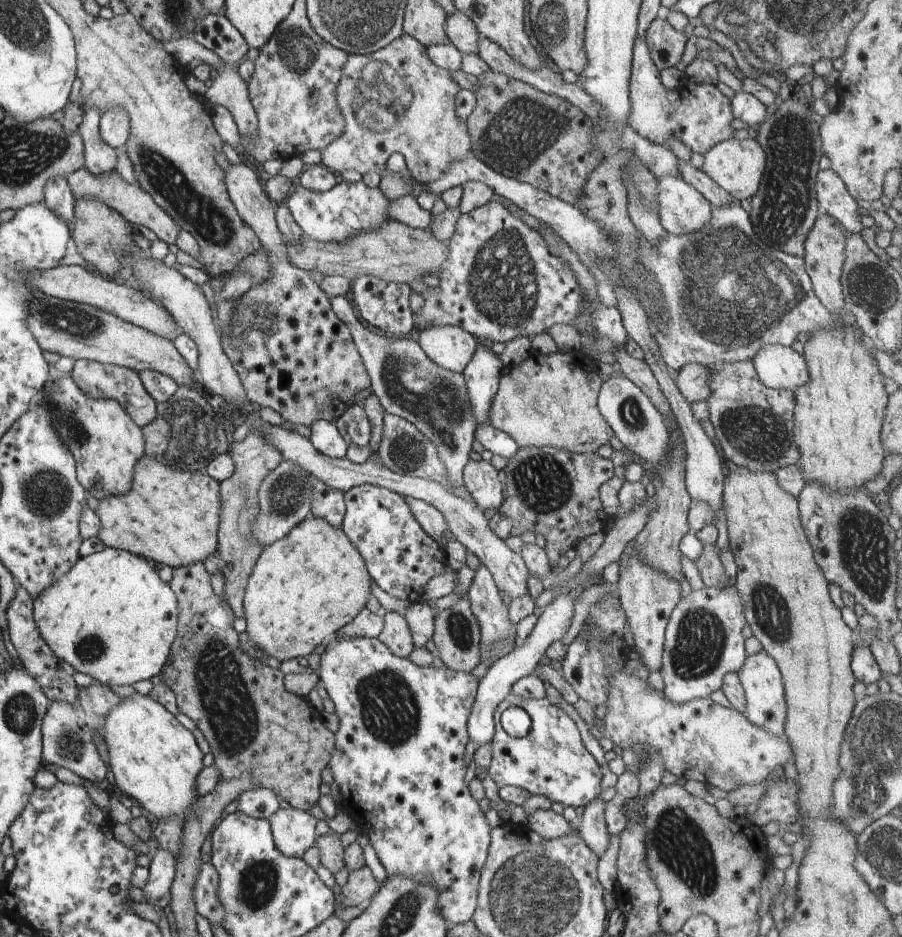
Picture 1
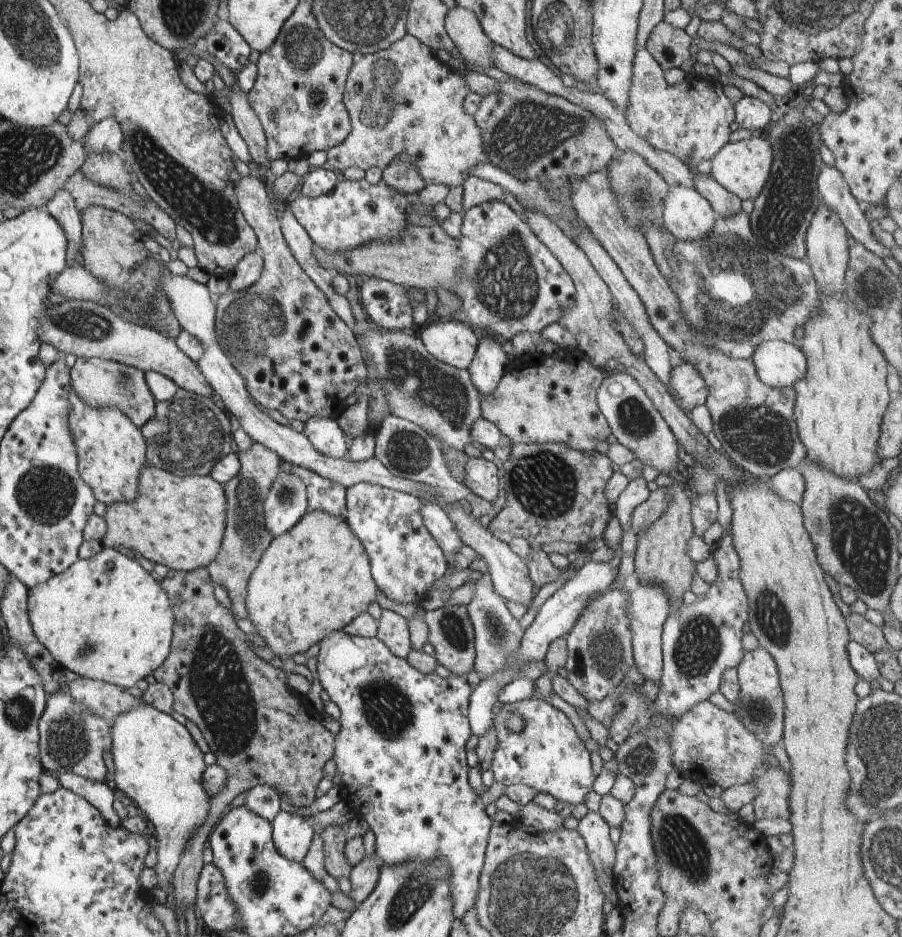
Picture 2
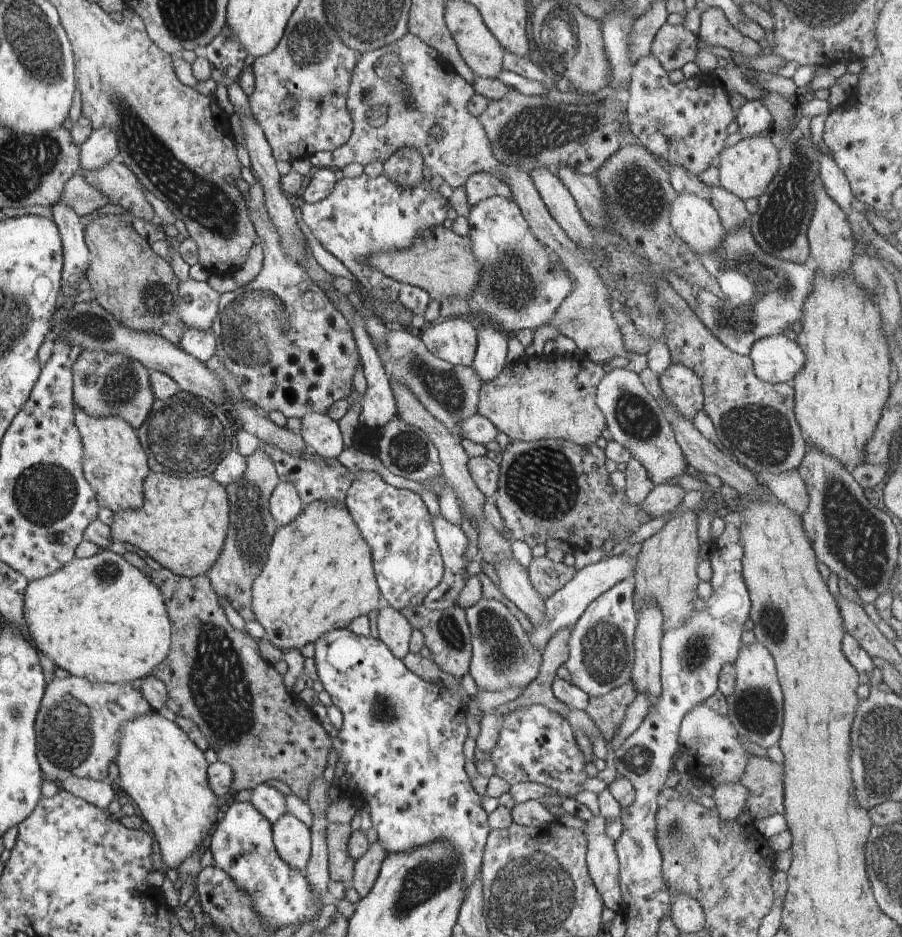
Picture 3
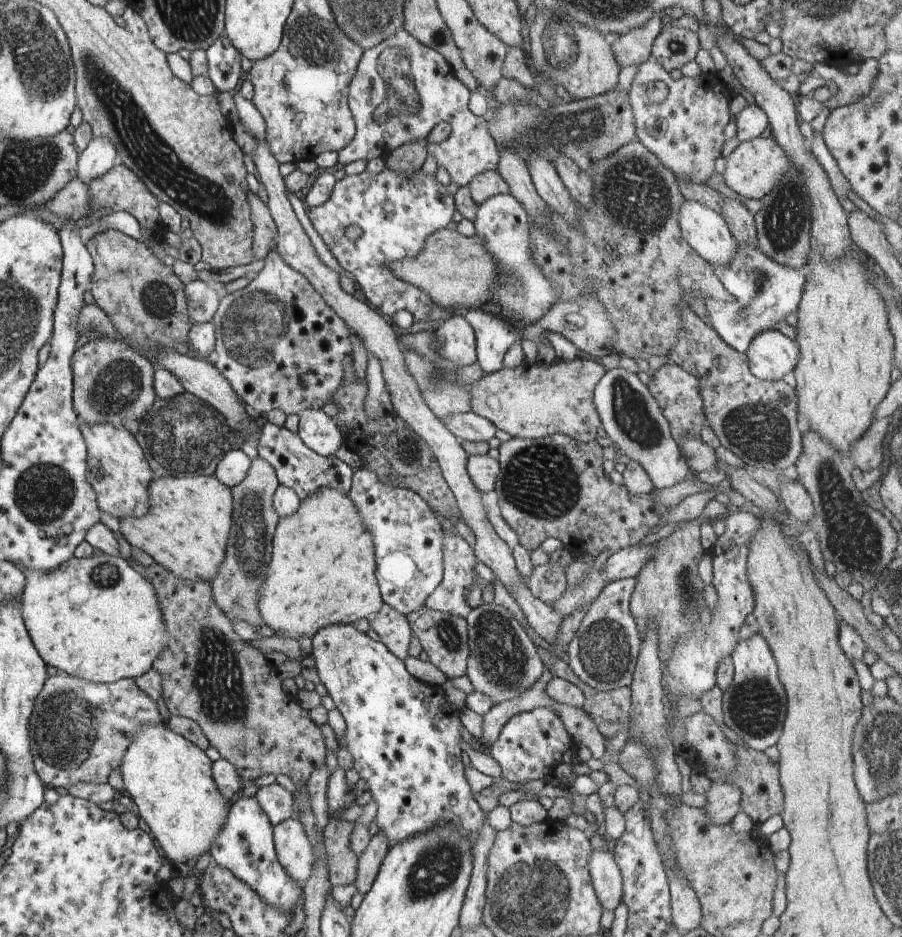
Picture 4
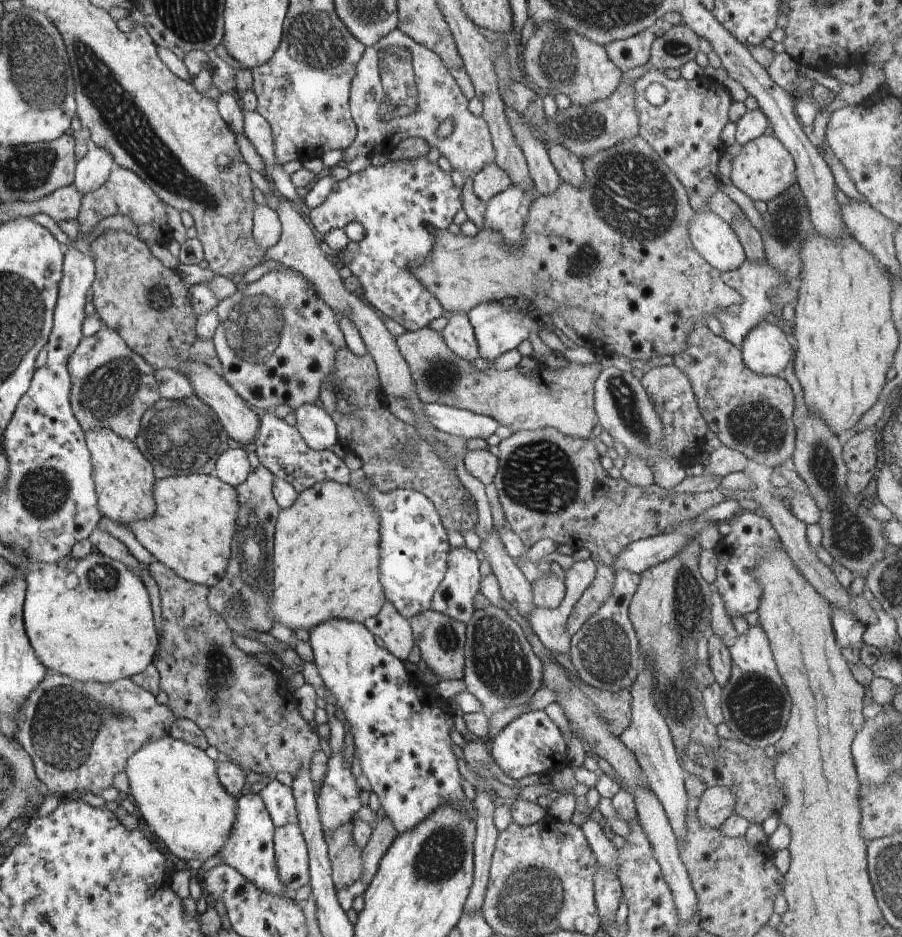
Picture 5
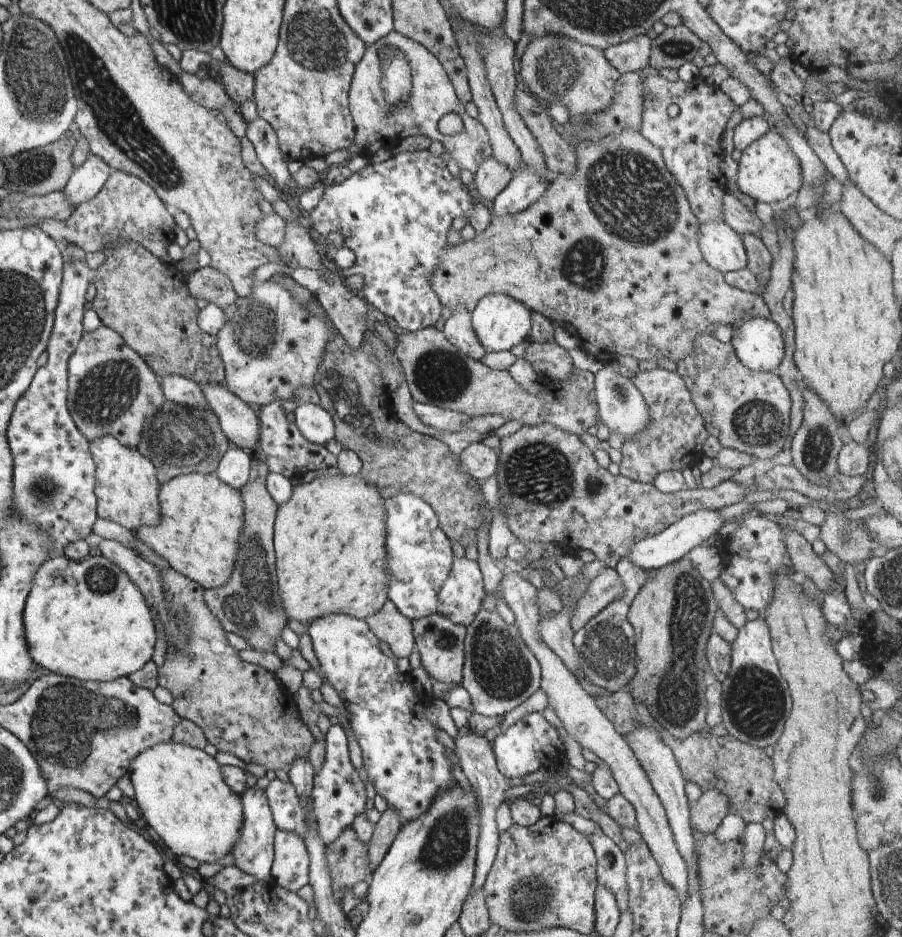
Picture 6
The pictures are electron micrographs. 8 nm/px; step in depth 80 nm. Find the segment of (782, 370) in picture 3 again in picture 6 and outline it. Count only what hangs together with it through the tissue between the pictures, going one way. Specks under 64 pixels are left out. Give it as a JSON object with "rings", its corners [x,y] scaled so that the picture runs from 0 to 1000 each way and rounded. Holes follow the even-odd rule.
{"rings":[[[845,338],[822,344],[810,367],[820,387],[837,397],[861,397],[870,379],[865,350]]]}

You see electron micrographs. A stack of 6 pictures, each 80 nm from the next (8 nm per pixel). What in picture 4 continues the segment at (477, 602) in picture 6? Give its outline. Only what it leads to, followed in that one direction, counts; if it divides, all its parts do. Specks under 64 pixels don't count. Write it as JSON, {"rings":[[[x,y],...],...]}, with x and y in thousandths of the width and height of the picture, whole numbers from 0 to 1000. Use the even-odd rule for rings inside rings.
{"rings":[[[490,568],[490,589],[492,598],[492,609],[491,619],[488,624],[472,640],[471,648],[481,652],[497,653],[498,655],[506,655],[511,660],[517,661],[517,657],[521,655],[522,649],[517,644],[517,638],[519,638],[519,632],[525,623],[525,617],[528,617],[529,612],[525,607],[528,604],[528,593],[527,588],[521,585],[521,581],[517,578],[508,568],[502,570],[501,568]]]}

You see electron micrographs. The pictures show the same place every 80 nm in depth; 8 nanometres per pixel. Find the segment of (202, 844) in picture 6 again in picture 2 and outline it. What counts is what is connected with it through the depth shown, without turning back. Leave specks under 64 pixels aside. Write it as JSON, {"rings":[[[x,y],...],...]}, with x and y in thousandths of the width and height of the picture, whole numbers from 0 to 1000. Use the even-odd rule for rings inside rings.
{"rings":[[[162,749],[142,760],[135,760],[127,768],[127,776],[124,777],[124,809],[129,839],[153,859],[173,885],[172,893],[176,903],[174,921],[170,927],[175,936],[173,943],[175,948],[180,949],[190,943],[204,903],[232,872],[234,851],[224,839],[224,826],[229,820],[226,807],[211,781],[202,773],[195,771],[188,762],[178,760],[173,753]]]}

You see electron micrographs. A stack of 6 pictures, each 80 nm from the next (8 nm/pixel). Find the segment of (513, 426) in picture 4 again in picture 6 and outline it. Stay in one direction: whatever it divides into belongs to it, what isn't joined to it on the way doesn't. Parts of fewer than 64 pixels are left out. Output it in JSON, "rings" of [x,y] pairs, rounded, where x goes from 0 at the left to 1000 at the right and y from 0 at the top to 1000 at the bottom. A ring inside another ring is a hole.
{"rings":[[[481,347],[446,354],[439,360],[437,376],[439,385],[448,395],[455,422],[465,431],[477,431],[518,444],[559,444],[562,449],[579,448],[581,455],[610,450],[612,455],[639,465],[652,461],[663,450],[661,429],[652,425],[652,419],[660,414],[660,399],[652,395],[640,394],[630,406],[614,406],[625,408],[616,410],[619,418],[614,420],[601,412],[601,425],[594,425],[570,406],[563,394],[541,393],[532,383],[514,380]]]}

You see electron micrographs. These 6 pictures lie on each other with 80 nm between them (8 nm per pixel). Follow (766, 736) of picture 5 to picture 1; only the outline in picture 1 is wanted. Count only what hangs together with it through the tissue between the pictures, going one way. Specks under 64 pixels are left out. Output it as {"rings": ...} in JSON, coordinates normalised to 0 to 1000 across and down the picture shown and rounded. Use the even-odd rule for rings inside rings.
{"rings":[[[845,695],[843,698],[828,700],[825,711],[817,719],[827,747],[826,766],[858,785],[869,785],[873,750],[870,733],[860,707],[848,695]]]}

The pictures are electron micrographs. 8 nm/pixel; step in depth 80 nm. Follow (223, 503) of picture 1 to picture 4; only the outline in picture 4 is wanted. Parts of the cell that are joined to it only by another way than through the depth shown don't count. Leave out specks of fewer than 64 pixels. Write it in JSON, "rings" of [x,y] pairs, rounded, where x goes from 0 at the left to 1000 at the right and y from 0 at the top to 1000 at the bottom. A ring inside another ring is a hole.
{"rings":[[[286,488],[278,491],[277,501],[268,515],[255,521],[258,534],[257,564],[248,598],[235,617],[234,625],[239,647],[253,657],[256,665],[268,663],[282,670],[294,669],[286,653],[286,632],[295,617],[302,592],[302,576],[309,559],[303,540],[303,528],[309,519],[304,499]]]}

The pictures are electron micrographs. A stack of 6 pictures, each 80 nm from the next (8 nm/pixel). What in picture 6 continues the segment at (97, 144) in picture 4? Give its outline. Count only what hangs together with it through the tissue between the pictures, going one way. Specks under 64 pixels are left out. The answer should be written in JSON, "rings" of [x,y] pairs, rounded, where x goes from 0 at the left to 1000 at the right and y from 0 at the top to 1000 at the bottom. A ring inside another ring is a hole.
{"rings":[[[100,164],[95,173],[81,182],[80,189],[68,205],[71,205],[71,209],[75,209],[82,222],[85,222],[114,204],[122,184],[125,184],[125,180],[118,172],[106,164]]]}

